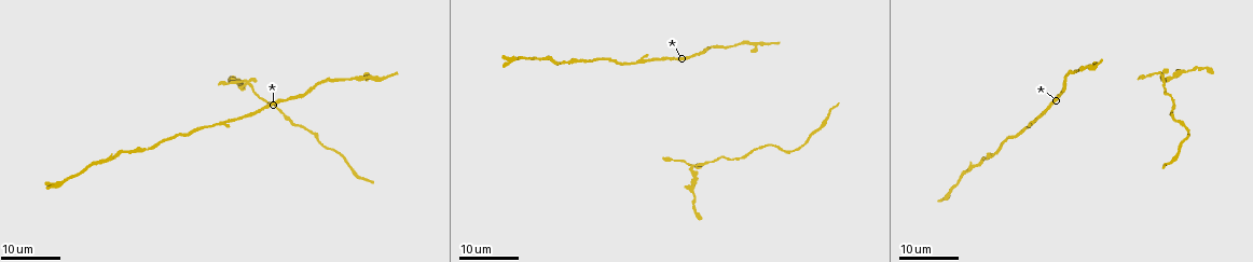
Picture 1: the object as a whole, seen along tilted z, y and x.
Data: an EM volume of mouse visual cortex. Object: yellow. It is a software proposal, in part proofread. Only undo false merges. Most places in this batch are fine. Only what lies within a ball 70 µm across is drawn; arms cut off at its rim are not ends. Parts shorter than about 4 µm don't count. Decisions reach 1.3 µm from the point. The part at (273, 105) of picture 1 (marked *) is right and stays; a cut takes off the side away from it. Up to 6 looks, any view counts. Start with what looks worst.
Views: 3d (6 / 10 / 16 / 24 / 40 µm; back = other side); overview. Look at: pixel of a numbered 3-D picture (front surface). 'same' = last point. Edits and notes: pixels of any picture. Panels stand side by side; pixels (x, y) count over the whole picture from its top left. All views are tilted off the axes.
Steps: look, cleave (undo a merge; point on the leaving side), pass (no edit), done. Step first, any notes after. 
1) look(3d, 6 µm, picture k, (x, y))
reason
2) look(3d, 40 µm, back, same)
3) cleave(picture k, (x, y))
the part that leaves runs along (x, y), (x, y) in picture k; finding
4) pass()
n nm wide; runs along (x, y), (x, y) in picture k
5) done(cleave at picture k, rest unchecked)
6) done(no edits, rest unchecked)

look(3d, 16 µm, picture 1, (692, 167))
four-way junction

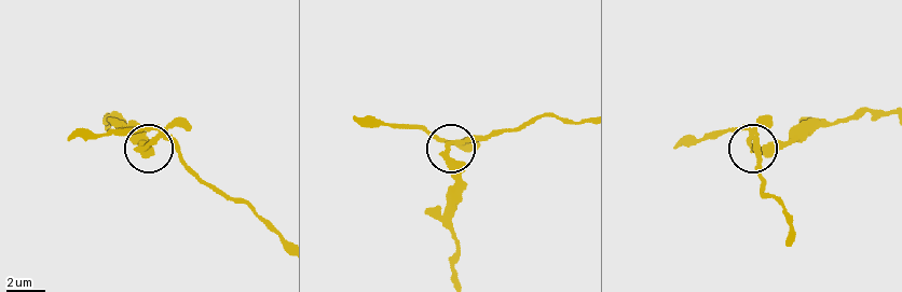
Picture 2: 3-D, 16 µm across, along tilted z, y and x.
look(3d, 6 µm, picture 2, (153, 140))

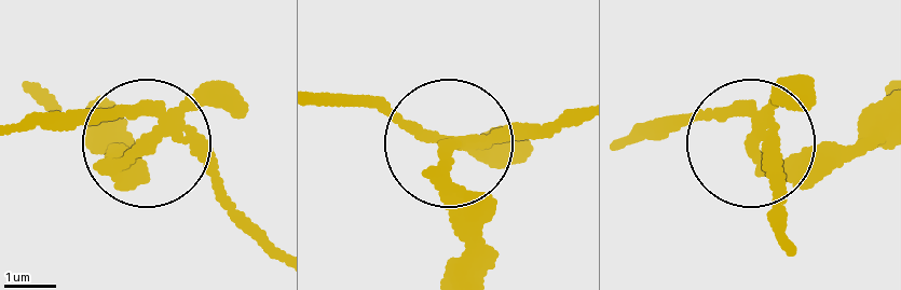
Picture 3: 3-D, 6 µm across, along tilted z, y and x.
cleave(picture 3, (803, 167))
side arm 11 µm; the part that leaves runs along (454, 148), (465, 276) in picture 3; a second neuron is stuck on

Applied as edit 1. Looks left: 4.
look(overview)

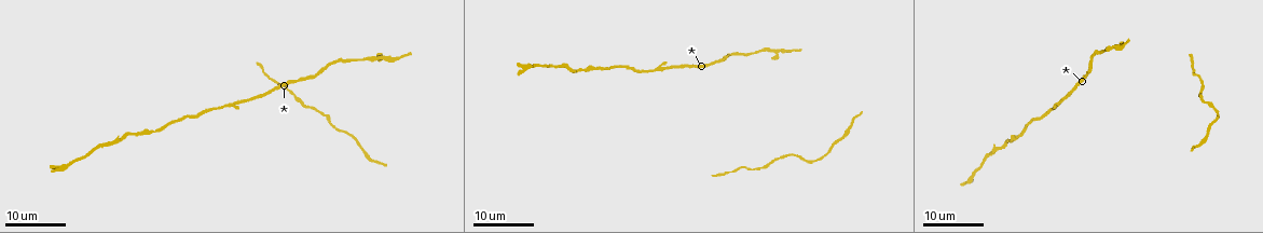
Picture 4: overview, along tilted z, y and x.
look(3d, 16 µm, picture 4, (720, 62))

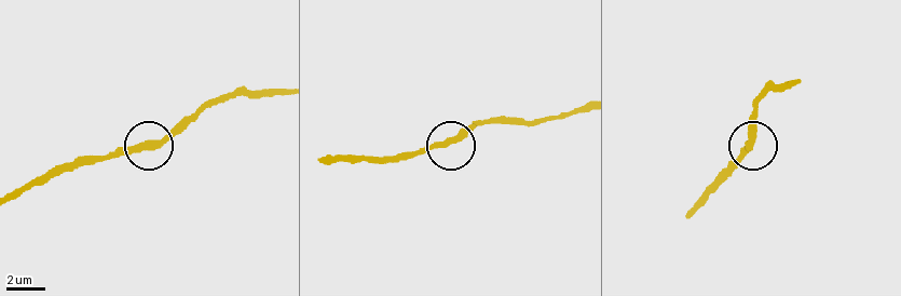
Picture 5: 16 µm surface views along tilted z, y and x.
look(3d, 10 µm, picture 5, (443, 145))

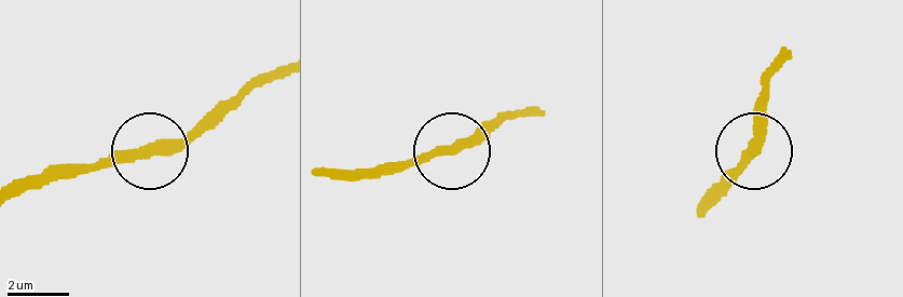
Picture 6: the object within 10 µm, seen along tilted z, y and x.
pass()
320 nm wide; runs along (717, 199), (763, 136), (757, 117) in picture 6; all the same neuron

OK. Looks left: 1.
look(3d, 10 µm, picture 2, (539, 118))

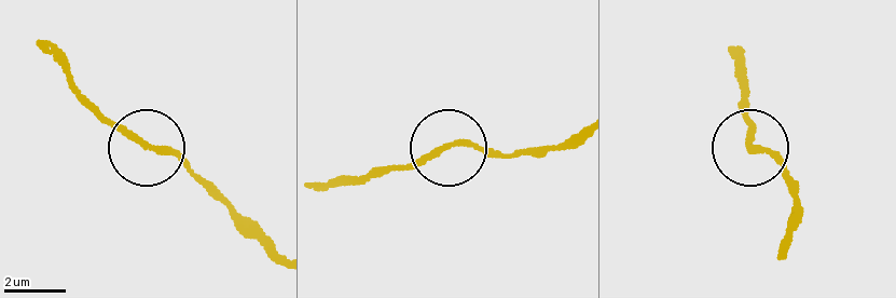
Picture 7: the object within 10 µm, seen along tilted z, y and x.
pass()
side arm 5 µm; continuous, no second neuron

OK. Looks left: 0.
done(cleave at picture 3, rest unchecked)

